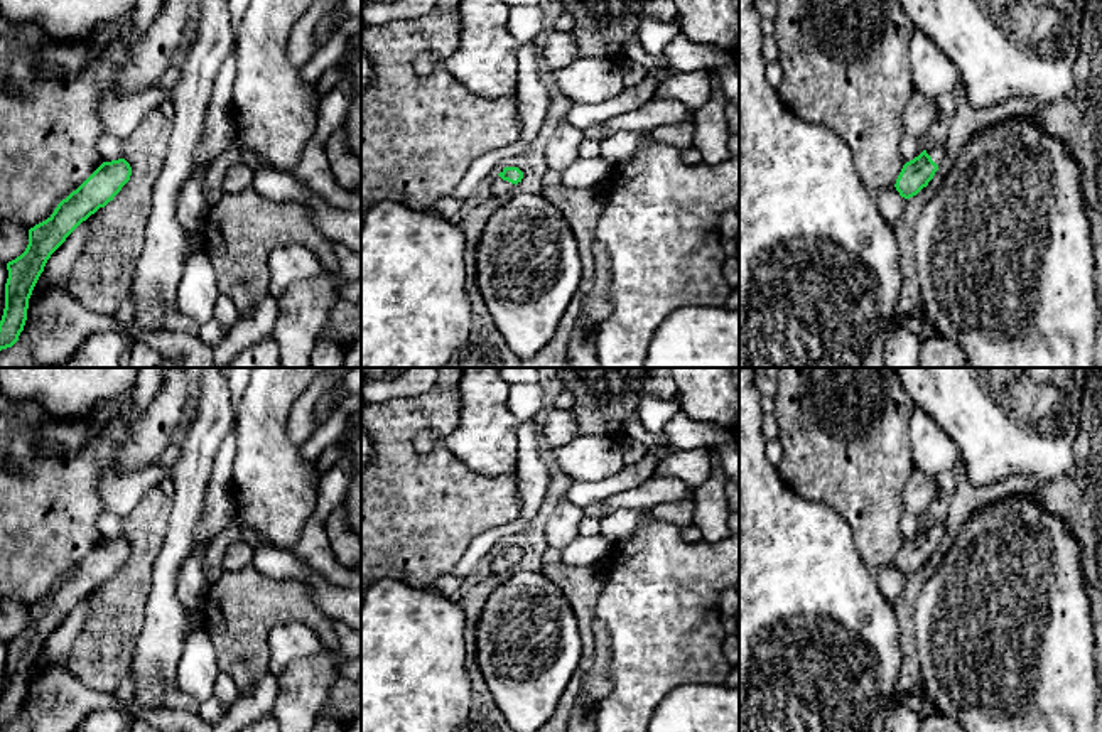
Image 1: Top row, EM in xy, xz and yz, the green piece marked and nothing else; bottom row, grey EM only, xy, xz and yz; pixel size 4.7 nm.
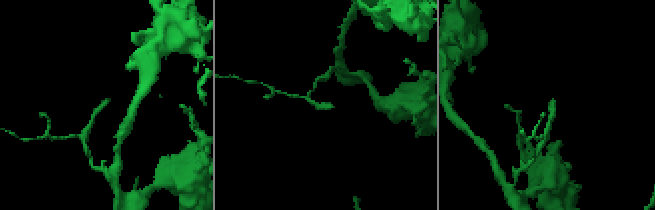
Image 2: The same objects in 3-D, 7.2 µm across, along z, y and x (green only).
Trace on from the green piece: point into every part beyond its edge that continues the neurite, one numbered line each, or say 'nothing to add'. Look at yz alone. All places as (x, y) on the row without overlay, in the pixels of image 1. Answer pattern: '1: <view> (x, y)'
1: yz (935, 530)

